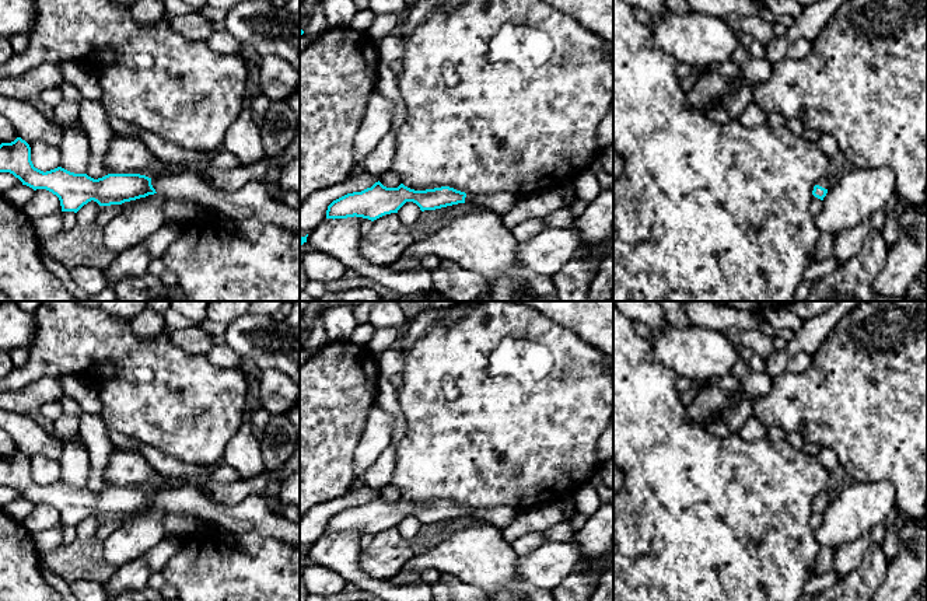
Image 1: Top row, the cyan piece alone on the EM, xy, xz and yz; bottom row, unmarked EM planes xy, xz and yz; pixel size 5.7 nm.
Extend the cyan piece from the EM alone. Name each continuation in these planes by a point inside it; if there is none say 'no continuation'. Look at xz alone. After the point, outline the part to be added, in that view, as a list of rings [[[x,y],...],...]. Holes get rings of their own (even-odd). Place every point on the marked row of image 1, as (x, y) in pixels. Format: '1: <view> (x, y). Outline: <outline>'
1: xz (502, 202). Outline: [[[497,192],[493,195],[466,193],[465,198],[465,203],[486,207],[487,210],[494,212],[501,217],[507,214],[520,200],[521,200],[520,195],[508,192]]]

